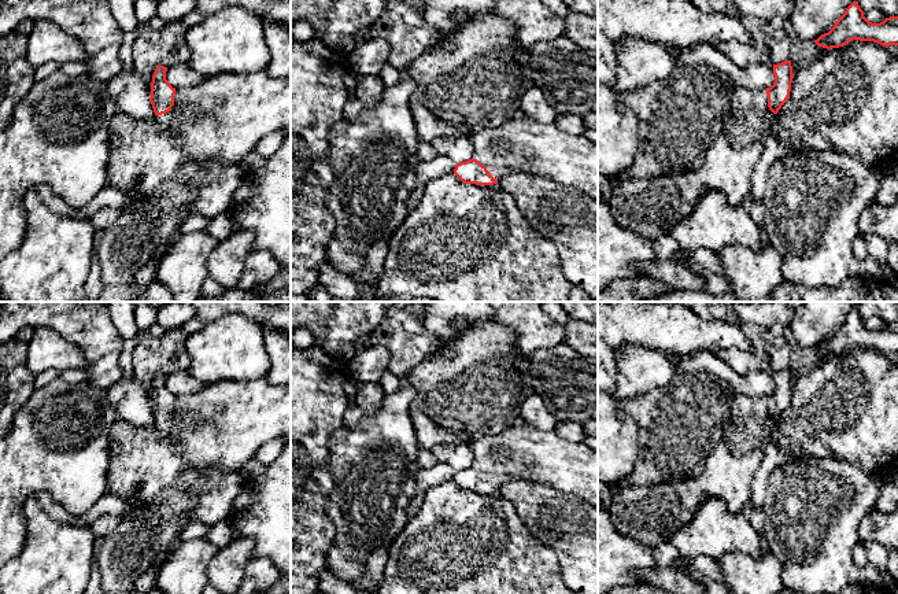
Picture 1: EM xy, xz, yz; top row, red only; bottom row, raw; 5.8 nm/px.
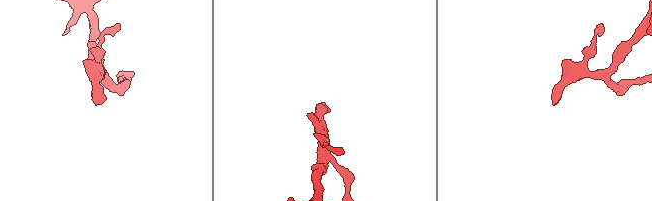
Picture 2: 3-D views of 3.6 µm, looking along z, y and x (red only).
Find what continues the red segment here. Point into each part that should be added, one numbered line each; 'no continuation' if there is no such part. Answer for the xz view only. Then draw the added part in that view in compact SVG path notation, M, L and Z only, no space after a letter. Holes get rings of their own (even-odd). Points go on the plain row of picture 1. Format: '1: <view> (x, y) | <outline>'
1: xz (523, 452) | M520 421L498 435L470 438L466 444L474 454L472 465L485 473L496 487L517 479L537 482L598 508L598 450L584 442L570 442L554 429L543 431Z

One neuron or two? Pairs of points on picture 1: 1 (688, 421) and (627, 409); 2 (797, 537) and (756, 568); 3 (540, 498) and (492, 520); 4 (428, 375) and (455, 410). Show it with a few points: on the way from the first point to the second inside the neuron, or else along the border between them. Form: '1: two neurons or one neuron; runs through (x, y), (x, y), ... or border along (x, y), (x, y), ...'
1: one neuron; runs through (673, 421), (660, 413), (642, 409)
2: two neurons; border along (767, 548), (780, 563), (782, 579)
3: two neurons; border along (496, 490), (514, 506), (520, 520), (534, 537)
4: one neuron; runs through (436, 383), (454, 402)

